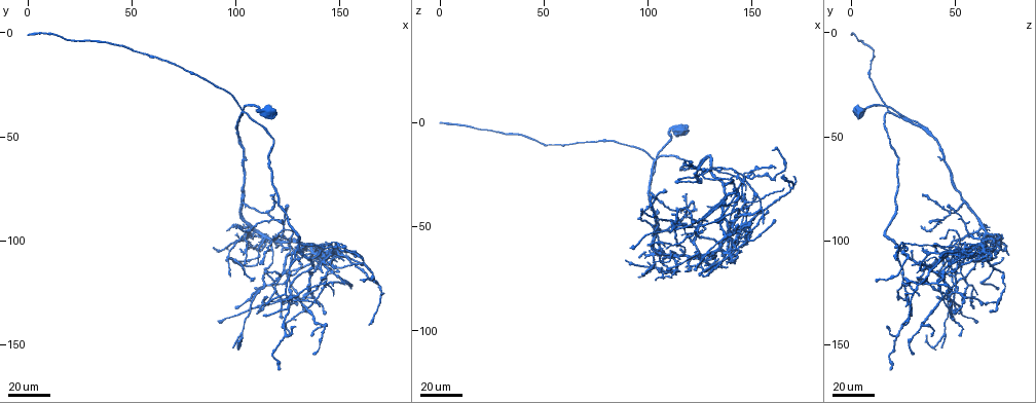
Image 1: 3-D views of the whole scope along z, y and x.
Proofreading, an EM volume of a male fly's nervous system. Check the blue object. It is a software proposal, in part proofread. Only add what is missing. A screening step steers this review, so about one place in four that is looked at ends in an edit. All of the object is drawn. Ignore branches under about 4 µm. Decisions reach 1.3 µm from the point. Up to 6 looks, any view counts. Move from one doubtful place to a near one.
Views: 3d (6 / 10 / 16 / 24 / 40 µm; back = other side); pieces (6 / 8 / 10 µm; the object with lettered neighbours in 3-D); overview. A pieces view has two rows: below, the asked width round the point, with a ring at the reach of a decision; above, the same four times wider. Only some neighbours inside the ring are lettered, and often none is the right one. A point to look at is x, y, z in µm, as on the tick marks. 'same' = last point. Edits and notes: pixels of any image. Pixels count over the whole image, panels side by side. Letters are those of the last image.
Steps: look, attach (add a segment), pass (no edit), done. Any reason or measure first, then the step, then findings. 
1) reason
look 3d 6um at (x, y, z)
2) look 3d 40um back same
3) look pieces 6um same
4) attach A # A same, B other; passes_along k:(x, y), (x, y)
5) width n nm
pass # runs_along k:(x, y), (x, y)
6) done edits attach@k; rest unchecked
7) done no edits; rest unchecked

tapers out
look 3d 24um at (132, 112, 64)

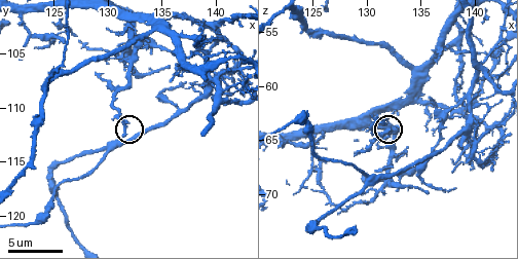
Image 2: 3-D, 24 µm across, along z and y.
look 3d 10um at (131.6, 112.6, 63.0)

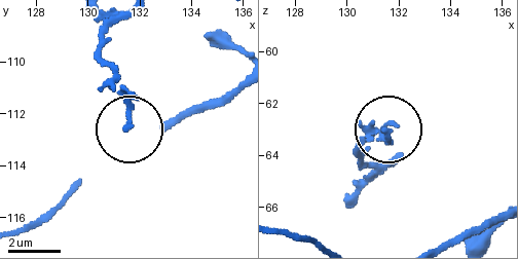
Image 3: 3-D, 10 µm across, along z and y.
see the neighbours
look pieces 10um at (131.6, 112.5, 63.1)

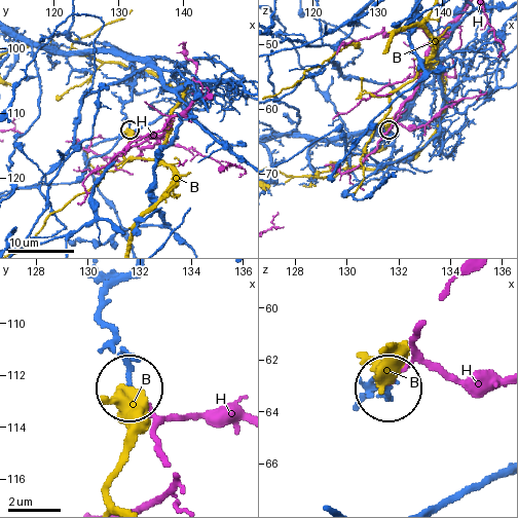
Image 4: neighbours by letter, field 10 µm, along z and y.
pass # B other, H other; runs_along 4:(122, 279), (102, 312), (128, 382); no lettered segment goes on from it

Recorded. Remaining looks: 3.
tapers out
look 3d 10um at (129.0, 106.8, 66.4)

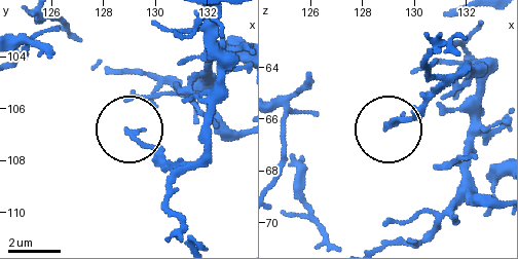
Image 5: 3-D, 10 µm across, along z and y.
look pieces 10um at (129.0, 107.0, 66.3)

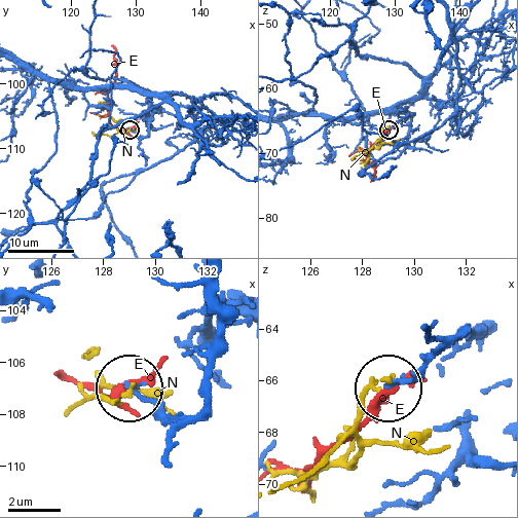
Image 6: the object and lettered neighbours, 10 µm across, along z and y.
pass # E other, N other; runs_along 6:(210, 275), (216, 362), (202, 408), (165, 415), (132, 391); none of them fits

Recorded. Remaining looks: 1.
branch stops here
look pieces 6um at (126.0, 104.0, 64.4)

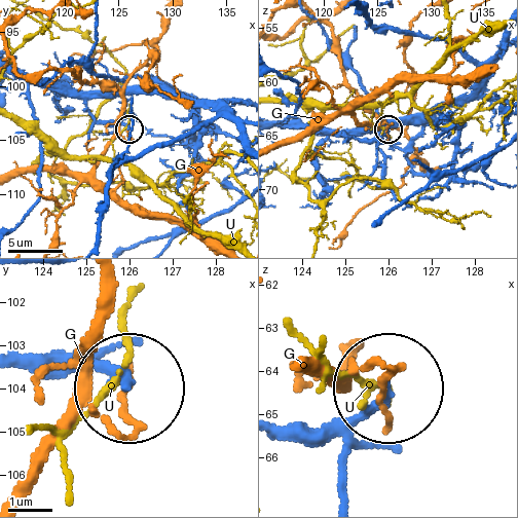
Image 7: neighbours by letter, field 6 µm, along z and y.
pass # G other, U other; runs_along 7:(275, 426), (341, 426), (382, 397); none of them fits

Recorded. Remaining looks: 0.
done no edits; rest unchecked

